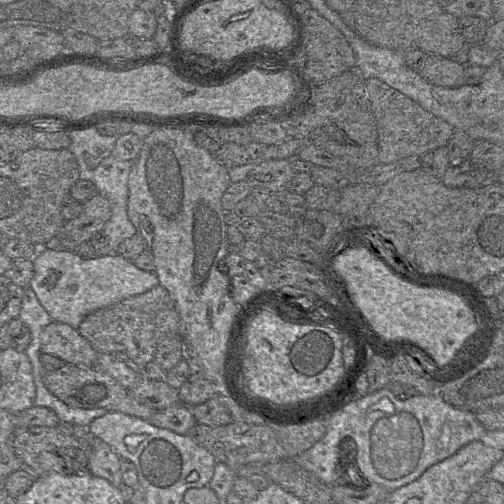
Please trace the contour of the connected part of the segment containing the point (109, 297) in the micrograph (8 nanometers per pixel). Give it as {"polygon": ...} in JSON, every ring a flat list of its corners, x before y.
{"polygon":[[39,248,33,258,34,276,29,283,40,304,53,321,77,329,83,319,124,299,142,294,159,284,155,272,138,268,115,252,92,259,80,257,74,250]]}

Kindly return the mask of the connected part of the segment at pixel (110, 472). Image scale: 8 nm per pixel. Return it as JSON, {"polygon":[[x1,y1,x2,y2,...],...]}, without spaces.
{"polygon":[[73,426,71,433,79,439,84,439,90,447,88,461,89,473,104,478,115,487,121,487,122,476,120,457,103,440,93,435,88,426]]}

